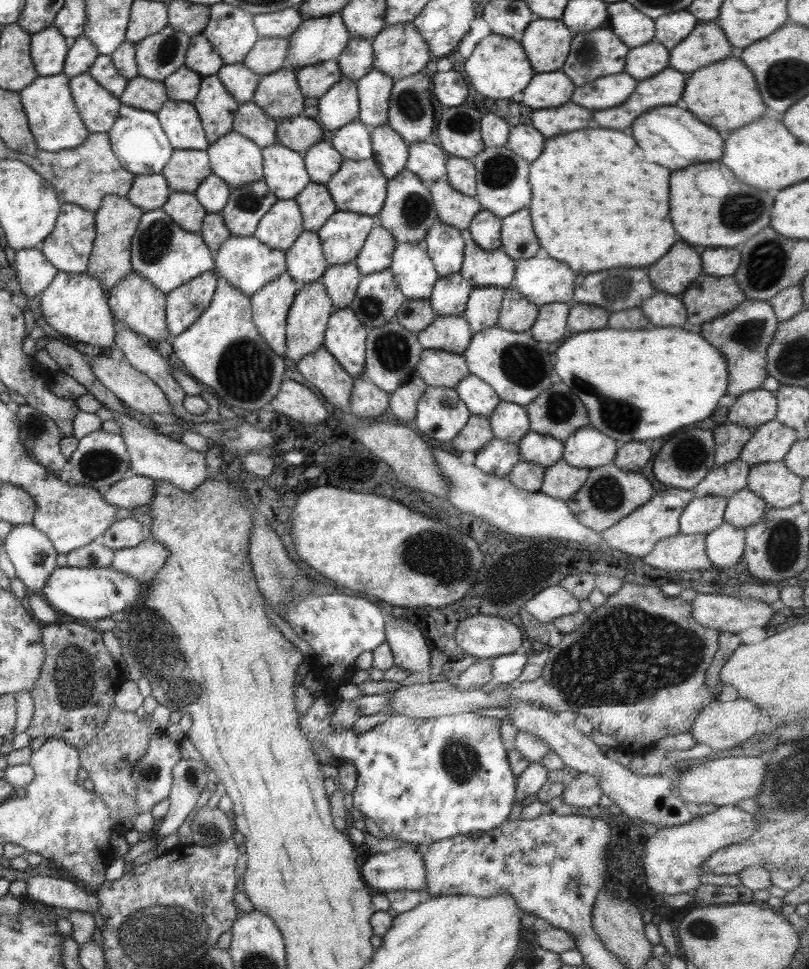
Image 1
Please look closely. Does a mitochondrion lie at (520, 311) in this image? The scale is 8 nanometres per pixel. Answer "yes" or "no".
no

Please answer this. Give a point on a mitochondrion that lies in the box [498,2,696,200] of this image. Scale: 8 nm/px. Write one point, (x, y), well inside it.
(584, 47)

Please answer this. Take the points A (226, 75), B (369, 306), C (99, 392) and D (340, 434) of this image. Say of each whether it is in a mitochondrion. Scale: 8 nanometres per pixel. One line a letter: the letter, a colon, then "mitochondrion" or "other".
A: other
B: mitochondrion
C: other
D: other

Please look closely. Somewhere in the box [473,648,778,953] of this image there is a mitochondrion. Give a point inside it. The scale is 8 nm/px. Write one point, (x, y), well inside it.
(705, 929)

